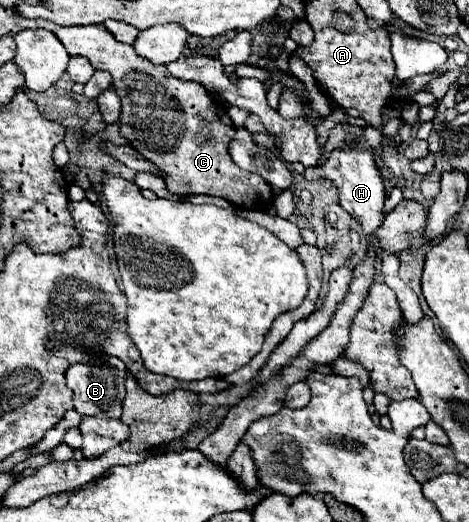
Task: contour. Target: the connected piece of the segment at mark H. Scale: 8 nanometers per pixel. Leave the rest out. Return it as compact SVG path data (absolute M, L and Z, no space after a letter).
M357 139L353 141L353 145L333 149L327 163L319 167L319 169L314 169L314 167L306 168L304 177L310 181L320 178L331 179L335 183L337 191L339 191L339 205L347 213L351 213L353 217L359 219L359 225L361 225L365 237L369 239L369 235L373 231L377 231L377 227L381 225L381 219L383 219L383 203L385 203L383 181L381 181L381 175L379 175L379 171L375 167L373 153L367 151Z

